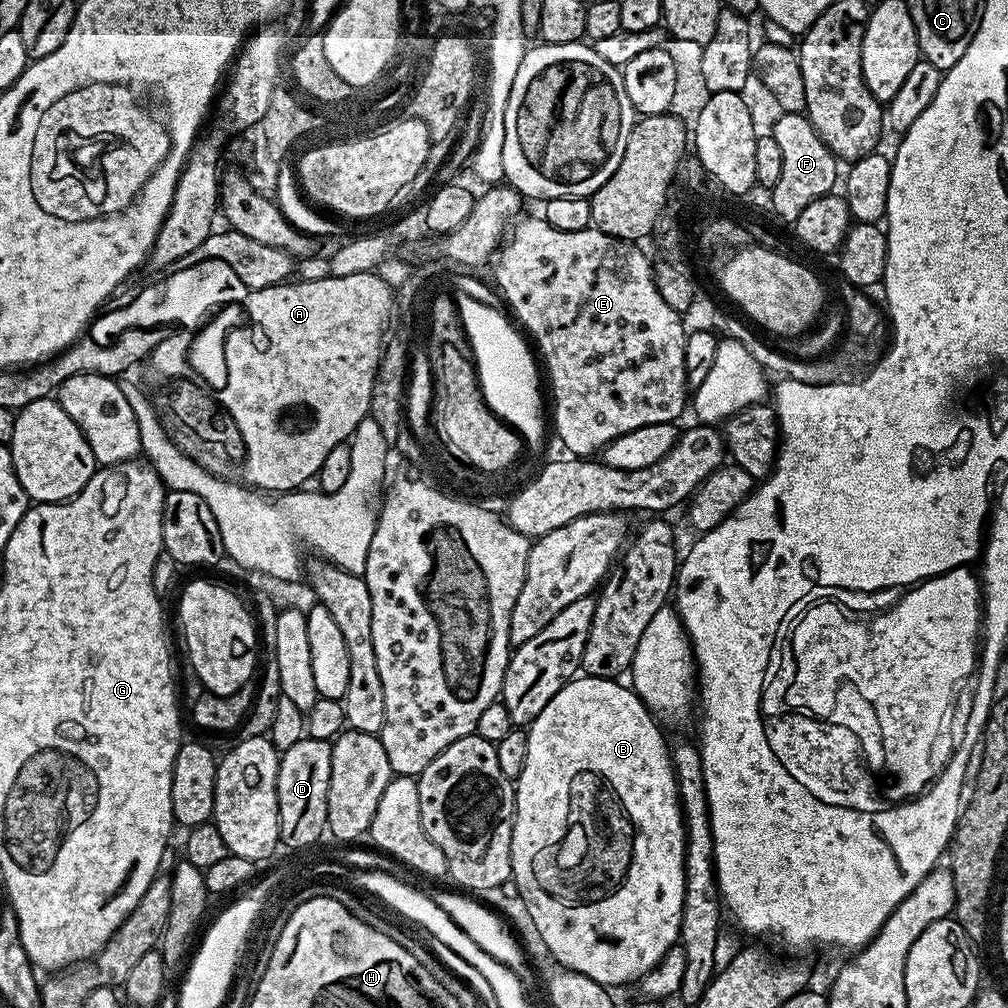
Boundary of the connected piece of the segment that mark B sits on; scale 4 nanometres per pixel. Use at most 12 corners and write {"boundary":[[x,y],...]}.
{"boundary":[[577,675],[526,728],[511,883],[555,963],[677,947],[669,741]]}

